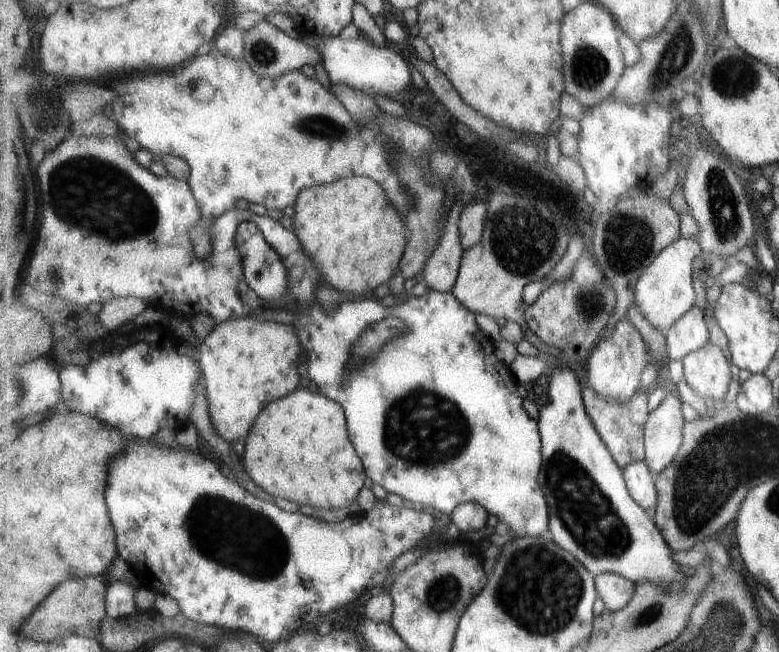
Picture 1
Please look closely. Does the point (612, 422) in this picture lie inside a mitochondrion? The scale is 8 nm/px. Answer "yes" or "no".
no

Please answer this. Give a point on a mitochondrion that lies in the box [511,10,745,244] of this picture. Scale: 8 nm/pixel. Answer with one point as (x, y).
(680, 49)

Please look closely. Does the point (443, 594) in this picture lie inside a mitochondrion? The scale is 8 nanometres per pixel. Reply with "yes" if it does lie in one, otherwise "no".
yes

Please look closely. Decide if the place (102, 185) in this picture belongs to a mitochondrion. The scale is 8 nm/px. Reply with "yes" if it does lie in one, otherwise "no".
yes

